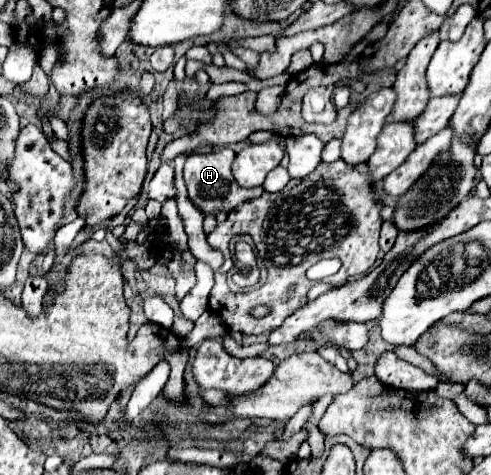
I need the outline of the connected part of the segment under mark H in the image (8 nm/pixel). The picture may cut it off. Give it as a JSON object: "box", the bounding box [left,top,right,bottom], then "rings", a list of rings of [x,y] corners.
{"box":[183,148,265,216],"rings":[[[219,148],[213,150],[209,154],[191,154],[185,162],[185,170],[183,170],[183,178],[185,178],[185,186],[189,192],[189,200],[207,216],[215,216],[217,212],[229,212],[233,208],[237,208],[241,202],[249,202],[257,196],[261,196],[265,190],[263,188],[251,188],[245,190],[241,188],[233,174],[231,174],[231,164],[233,164],[235,152],[231,148]]]}

